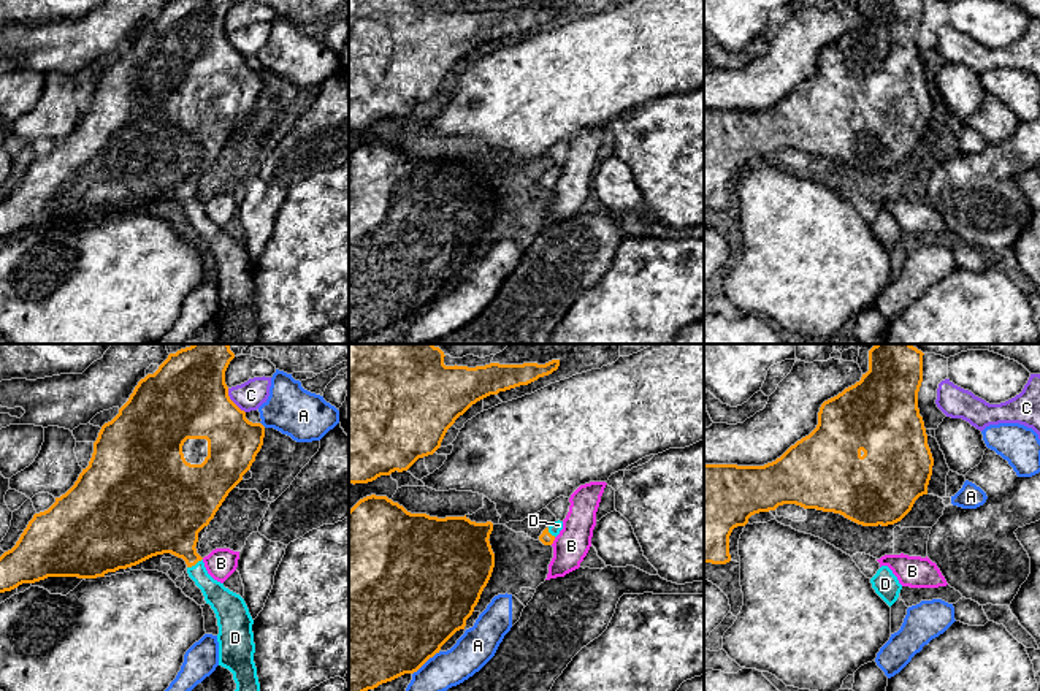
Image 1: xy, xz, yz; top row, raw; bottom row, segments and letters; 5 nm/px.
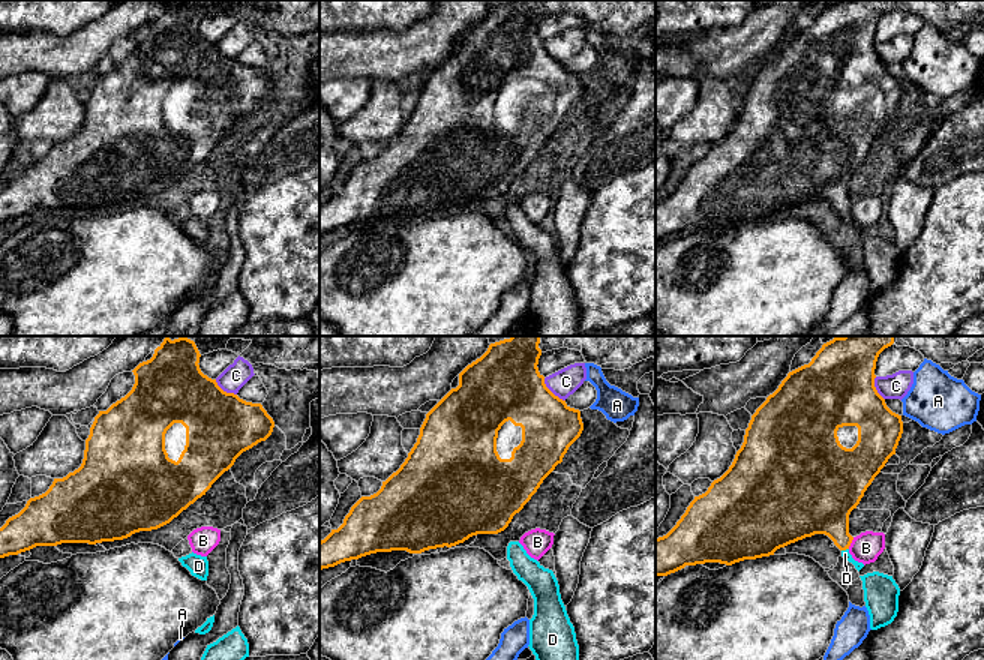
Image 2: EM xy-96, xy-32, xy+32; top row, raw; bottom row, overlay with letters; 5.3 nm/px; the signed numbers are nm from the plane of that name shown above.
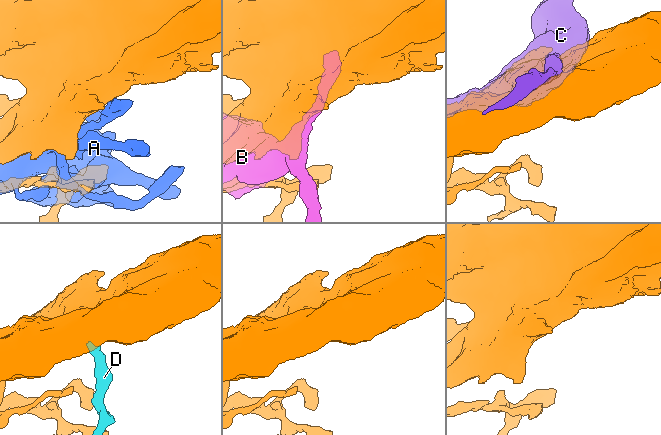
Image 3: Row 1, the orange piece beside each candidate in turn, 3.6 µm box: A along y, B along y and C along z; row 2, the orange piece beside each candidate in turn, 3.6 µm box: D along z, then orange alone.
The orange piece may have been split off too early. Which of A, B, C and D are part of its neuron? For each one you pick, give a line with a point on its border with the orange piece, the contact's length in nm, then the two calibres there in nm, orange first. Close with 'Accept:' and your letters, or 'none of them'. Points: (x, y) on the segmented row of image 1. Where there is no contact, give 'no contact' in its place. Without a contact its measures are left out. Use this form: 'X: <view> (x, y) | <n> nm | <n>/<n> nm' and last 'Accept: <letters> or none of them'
D: xy (194, 565) | 90 nm | 300/140 nm
Accept: D

